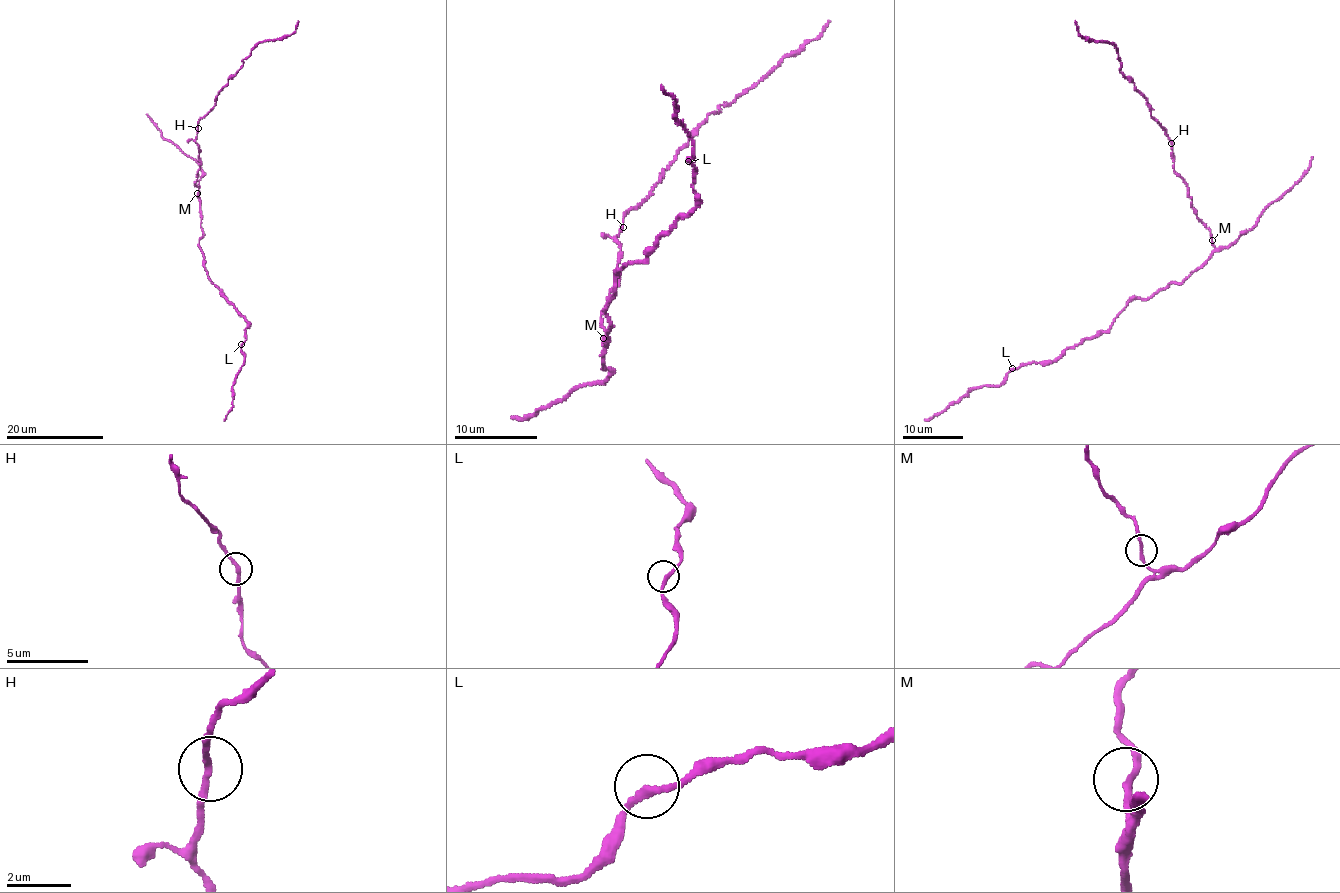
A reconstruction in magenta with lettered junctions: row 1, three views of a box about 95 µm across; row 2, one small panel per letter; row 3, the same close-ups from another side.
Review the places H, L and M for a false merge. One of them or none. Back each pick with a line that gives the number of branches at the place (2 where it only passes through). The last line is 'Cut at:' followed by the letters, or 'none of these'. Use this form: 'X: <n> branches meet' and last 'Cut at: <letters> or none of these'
Cut at: none of these

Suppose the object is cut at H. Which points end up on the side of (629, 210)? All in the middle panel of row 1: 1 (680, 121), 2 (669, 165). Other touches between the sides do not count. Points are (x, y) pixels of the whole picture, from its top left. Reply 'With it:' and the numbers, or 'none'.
With it: 2

